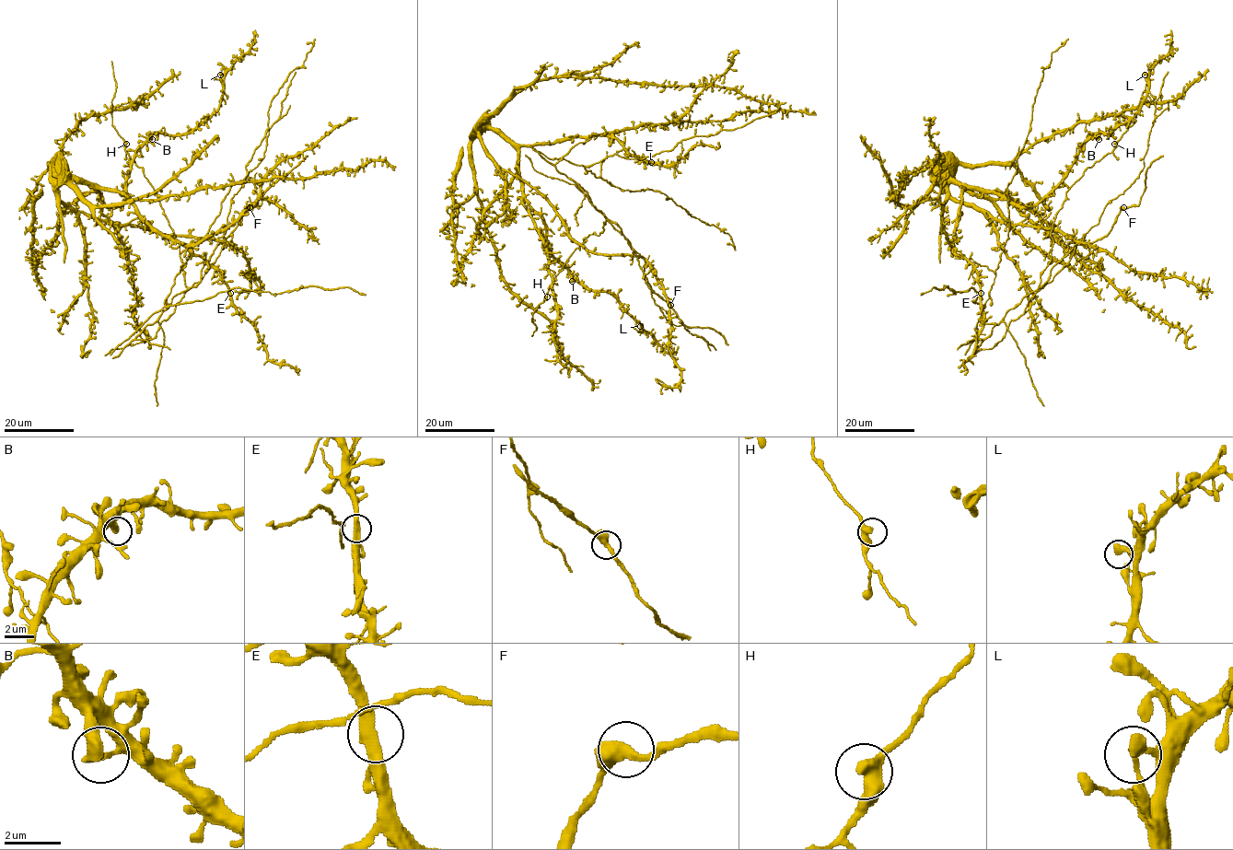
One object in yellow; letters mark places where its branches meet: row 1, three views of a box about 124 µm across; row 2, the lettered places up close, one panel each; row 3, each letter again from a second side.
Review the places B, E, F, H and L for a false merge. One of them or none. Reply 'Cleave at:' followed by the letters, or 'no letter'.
Cleave at: no letter

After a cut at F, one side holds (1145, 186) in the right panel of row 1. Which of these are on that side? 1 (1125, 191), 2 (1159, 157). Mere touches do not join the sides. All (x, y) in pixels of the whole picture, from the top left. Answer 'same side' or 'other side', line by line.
1: other side
2: same side

